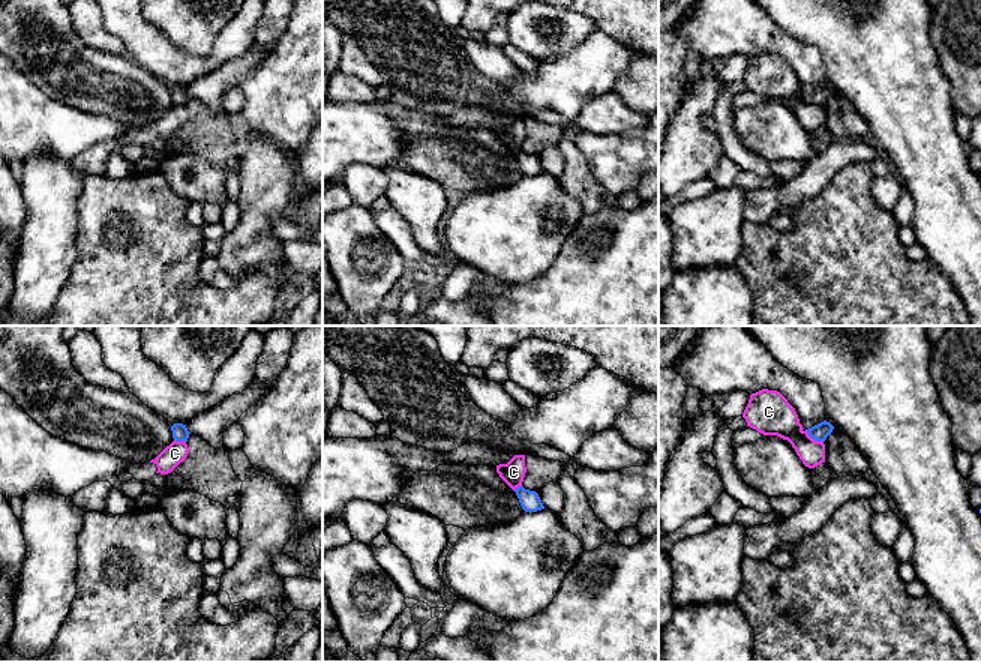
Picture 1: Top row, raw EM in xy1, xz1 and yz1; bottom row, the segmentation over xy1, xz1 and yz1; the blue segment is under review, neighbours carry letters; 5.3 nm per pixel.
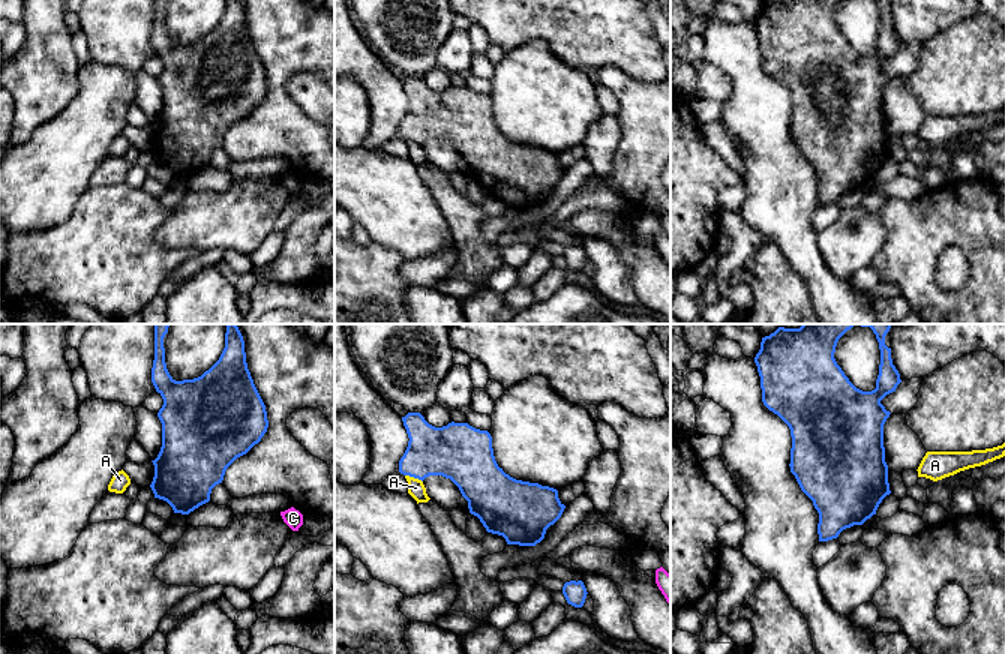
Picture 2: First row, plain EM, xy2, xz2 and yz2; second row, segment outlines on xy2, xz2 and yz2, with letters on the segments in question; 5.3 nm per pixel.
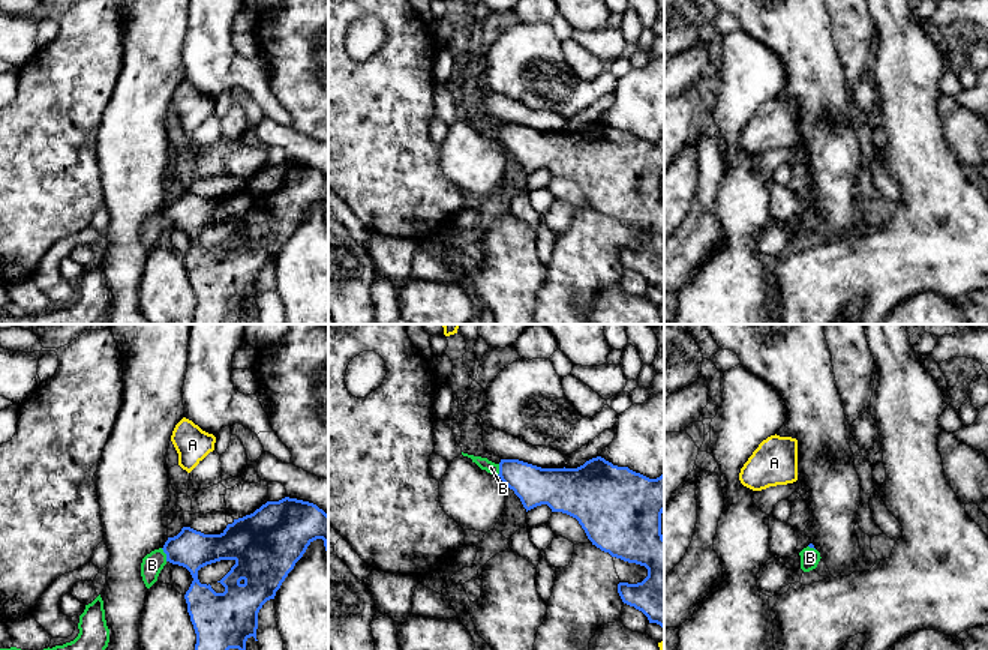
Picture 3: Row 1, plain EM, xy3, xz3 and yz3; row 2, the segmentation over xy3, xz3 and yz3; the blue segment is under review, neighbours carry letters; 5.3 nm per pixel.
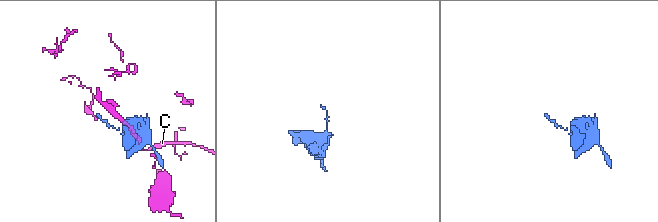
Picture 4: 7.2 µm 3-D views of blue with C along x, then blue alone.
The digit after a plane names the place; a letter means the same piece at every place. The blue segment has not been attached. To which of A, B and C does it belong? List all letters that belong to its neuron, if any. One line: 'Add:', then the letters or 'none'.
Add: B

